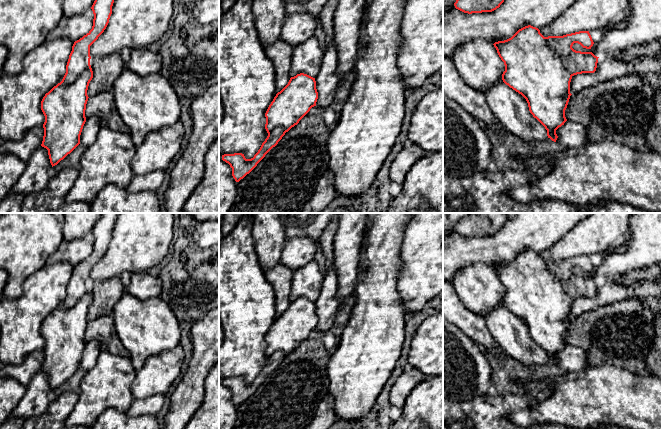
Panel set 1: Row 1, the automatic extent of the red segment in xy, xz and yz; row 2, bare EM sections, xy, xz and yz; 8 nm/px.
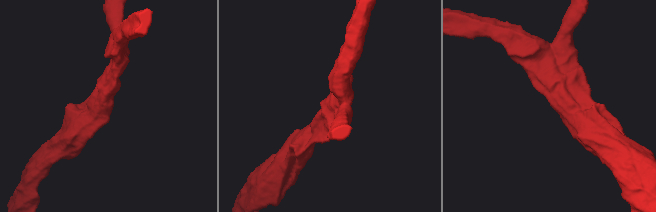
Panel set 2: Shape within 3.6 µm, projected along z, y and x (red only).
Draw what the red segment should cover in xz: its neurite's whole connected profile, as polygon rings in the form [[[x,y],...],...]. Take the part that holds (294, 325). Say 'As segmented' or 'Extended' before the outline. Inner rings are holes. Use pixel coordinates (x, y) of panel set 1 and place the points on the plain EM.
As segmented. [[[304,297],[290,302],[288,308],[276,318],[265,337],[268,360],[254,381],[246,383],[242,377],[222,379],[222,384],[232,392],[232,400],[236,406],[249,398],[285,357],[316,330],[317,323],[315,302]]]

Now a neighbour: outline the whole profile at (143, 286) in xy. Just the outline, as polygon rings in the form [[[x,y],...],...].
[[[148,272],[133,273],[128,288],[112,311],[114,328],[136,371],[149,356],[171,350],[180,345],[181,329],[170,307],[159,297],[162,282]]]

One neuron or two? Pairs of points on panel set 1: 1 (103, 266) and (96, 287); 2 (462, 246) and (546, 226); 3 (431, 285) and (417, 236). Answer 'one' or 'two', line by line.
1: two
2: one
3: one

